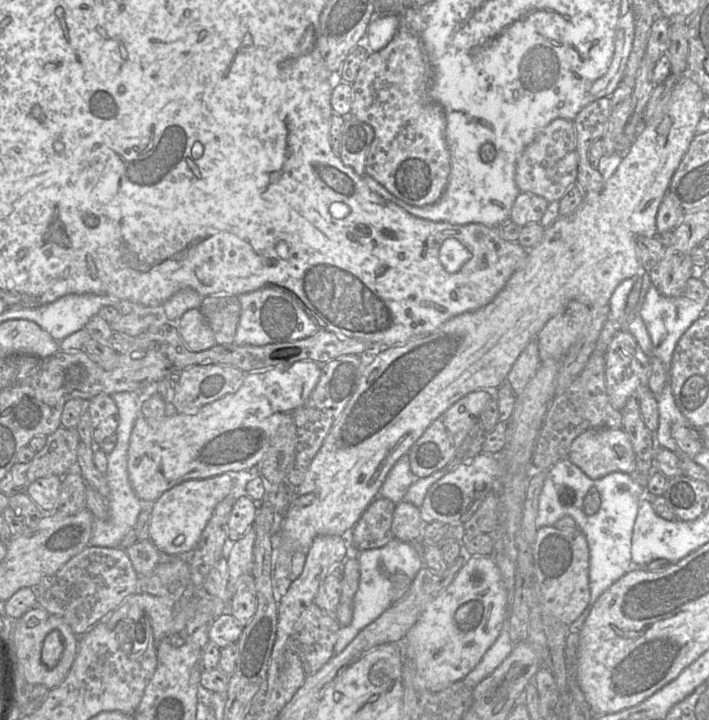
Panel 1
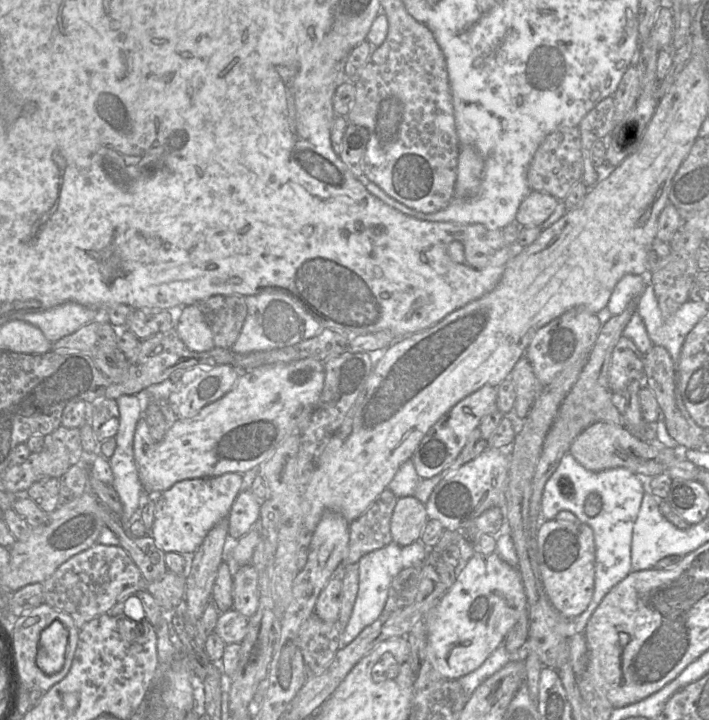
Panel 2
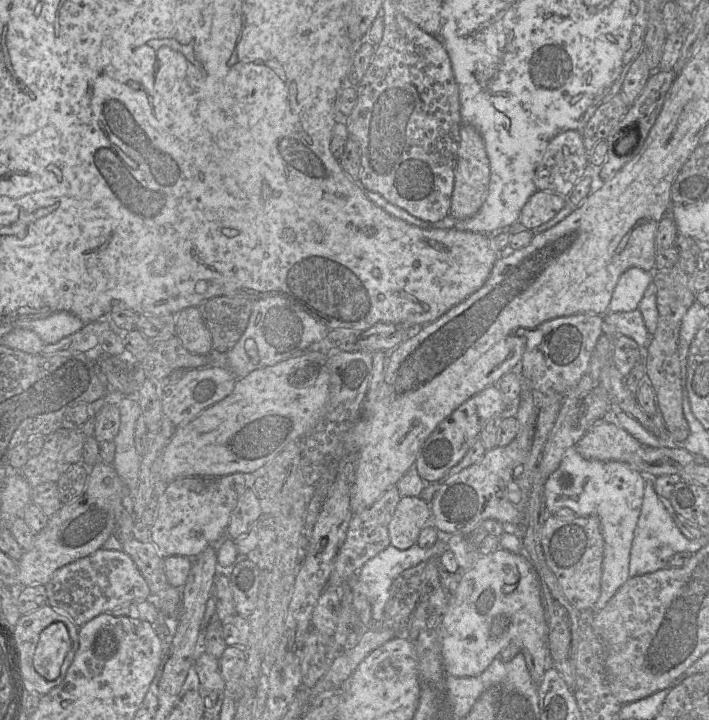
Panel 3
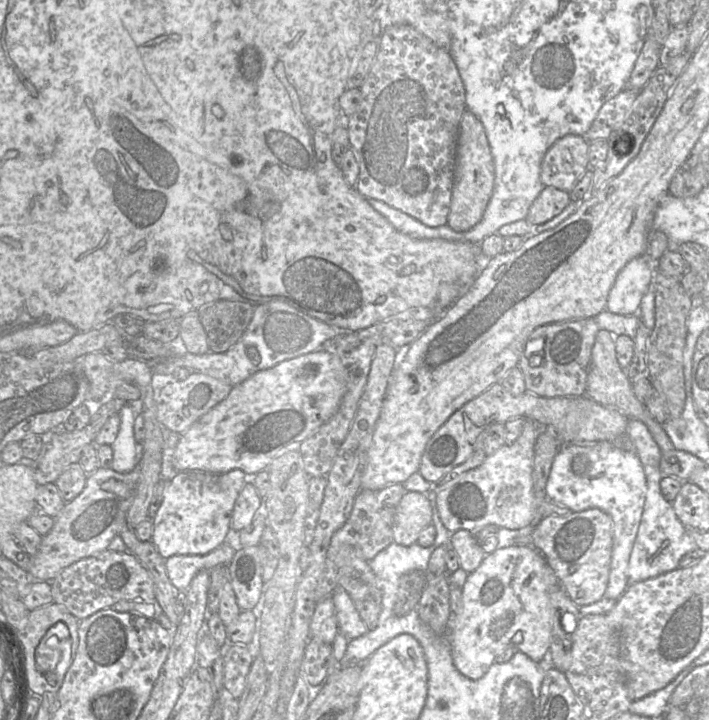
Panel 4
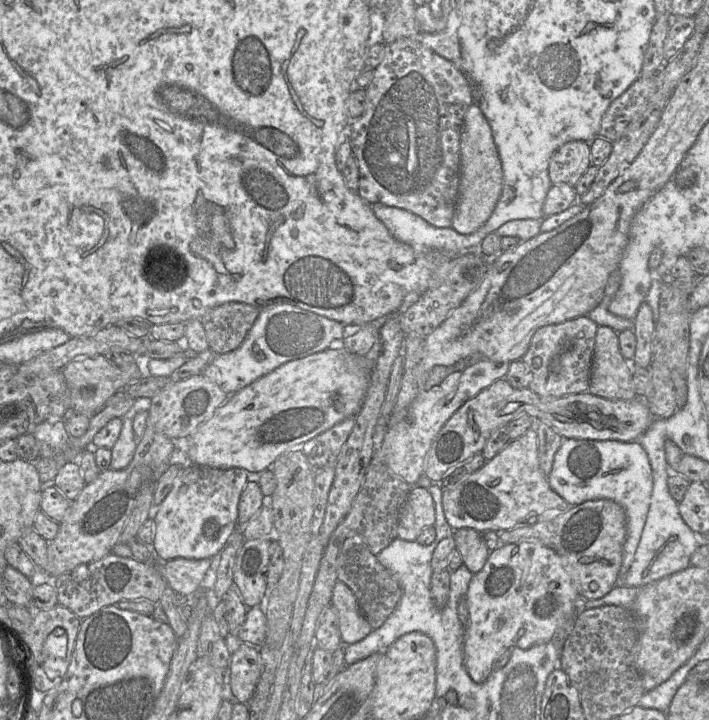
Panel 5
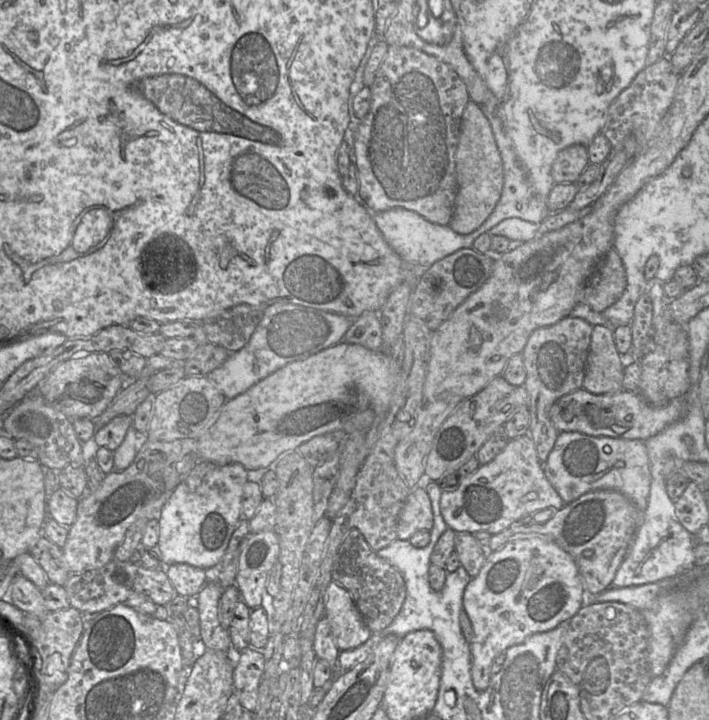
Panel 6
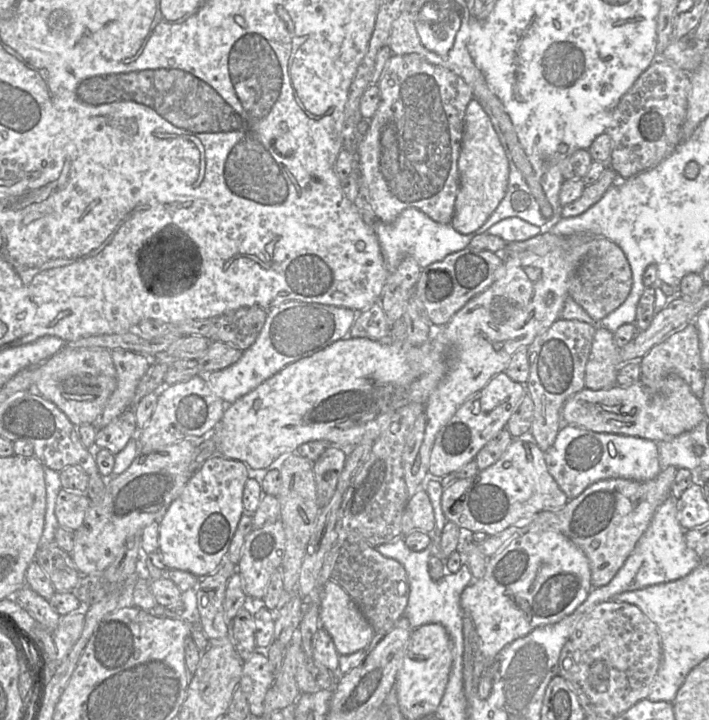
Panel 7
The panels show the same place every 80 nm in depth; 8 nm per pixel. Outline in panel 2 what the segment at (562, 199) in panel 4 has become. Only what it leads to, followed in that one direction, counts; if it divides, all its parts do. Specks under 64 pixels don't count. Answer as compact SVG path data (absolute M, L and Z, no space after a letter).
M530 191L518 208L515 223L520 228L541 227L559 203L563 202L550 194Z

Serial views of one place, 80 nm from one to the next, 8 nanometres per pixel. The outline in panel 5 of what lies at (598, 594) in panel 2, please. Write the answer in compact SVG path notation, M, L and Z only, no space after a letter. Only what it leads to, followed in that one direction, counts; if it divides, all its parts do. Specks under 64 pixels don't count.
M564 439L555 454L548 481L551 488L571 506L589 500L609 499L622 506L627 517L627 535L623 547L621 567L618 572L618 584L602 598L594 600L583 598L581 600L579 598L579 607L576 607L577 615L584 609L604 605L631 608L640 588L623 585L622 582L633 562L647 518L653 490L652 469L646 451L637 440L621 442Z

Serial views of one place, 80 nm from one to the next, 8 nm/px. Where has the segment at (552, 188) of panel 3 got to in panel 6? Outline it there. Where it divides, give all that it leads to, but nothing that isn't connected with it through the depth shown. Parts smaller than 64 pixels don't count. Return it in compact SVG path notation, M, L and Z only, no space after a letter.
M571 145L559 151L553 165L552 177L555 183L576 183L590 163L587 146Z

